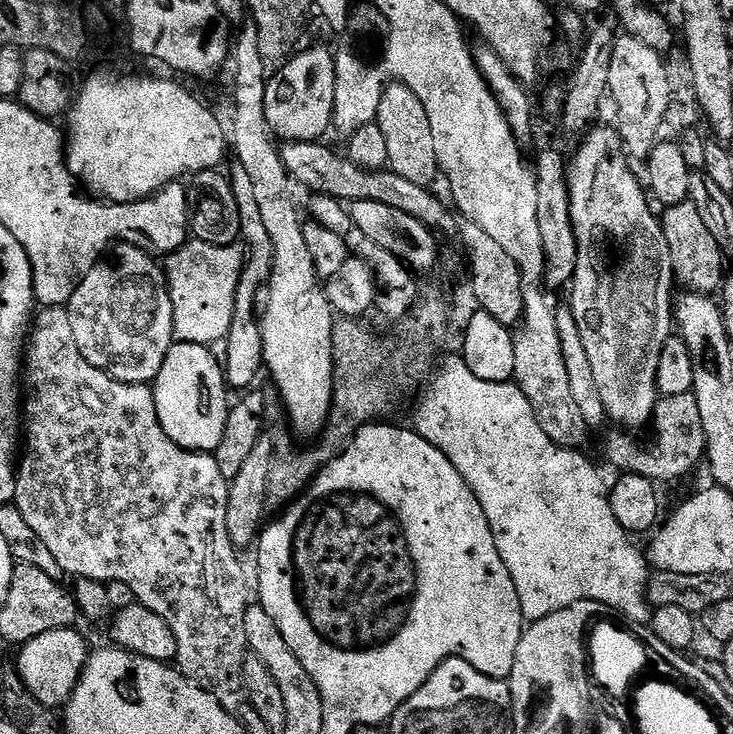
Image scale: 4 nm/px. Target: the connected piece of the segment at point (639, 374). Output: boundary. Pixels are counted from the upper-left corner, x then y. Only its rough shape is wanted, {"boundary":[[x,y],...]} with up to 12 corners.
{"boundary":[[615,127],[568,160],[570,307],[604,415],[648,428],[670,246]]}

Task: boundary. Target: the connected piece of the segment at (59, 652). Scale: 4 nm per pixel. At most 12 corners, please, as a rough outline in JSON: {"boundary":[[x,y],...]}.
{"boundary":[[75,627],[19,649],[30,694],[63,709],[90,647]]}

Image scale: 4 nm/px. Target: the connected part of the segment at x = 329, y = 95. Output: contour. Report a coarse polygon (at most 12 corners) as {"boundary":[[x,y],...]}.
{"boundary":[[331,49],[295,53],[269,77],[266,120],[281,141],[332,122]]}

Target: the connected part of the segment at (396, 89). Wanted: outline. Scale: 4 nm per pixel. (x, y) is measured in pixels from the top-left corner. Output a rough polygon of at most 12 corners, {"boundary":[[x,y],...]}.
{"boundary":[[385,87],[374,122],[389,169],[431,187],[440,171],[426,108]]}

